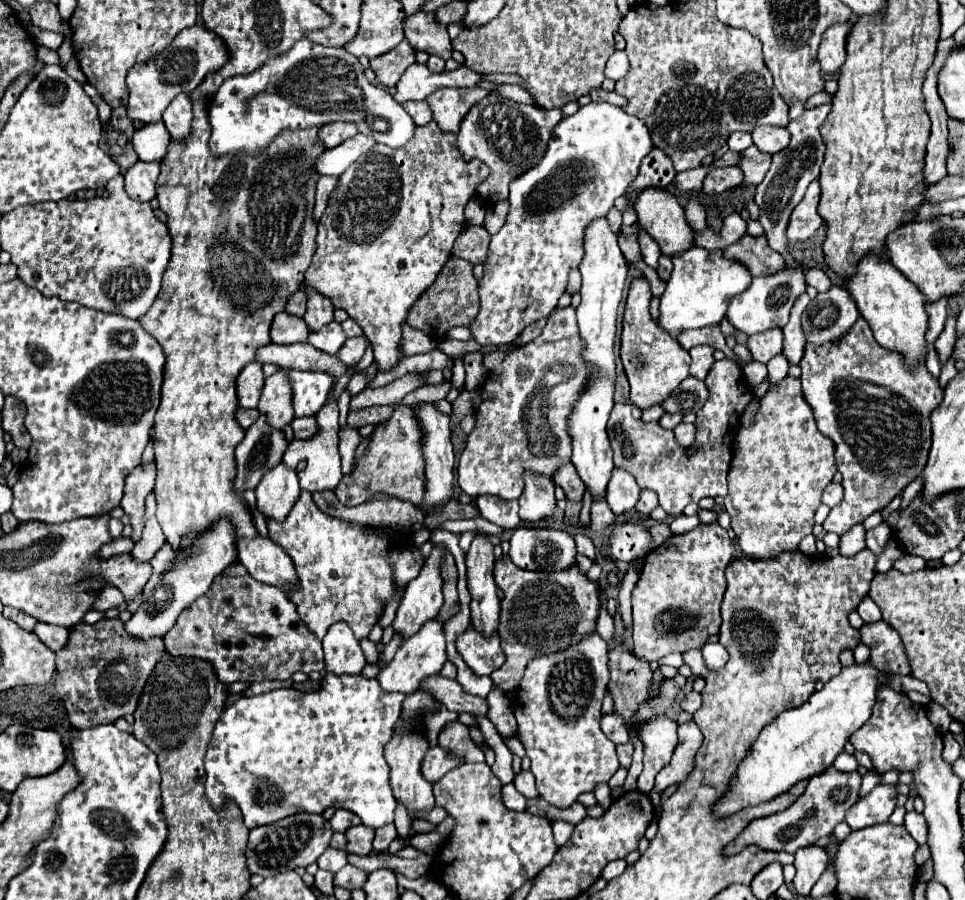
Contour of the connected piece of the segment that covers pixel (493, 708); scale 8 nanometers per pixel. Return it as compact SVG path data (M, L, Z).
M493 687L491 693L487 695L487 717L489 721L497 727L501 737L509 737L515 735L515 717L513 717L513 709L511 709L511 701L501 693L499 687Z

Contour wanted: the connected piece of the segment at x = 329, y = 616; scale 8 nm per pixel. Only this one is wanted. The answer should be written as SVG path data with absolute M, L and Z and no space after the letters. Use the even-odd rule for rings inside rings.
M307 491L301 493L295 509L283 523L267 521L267 529L269 539L287 551L295 563L301 589L289 599L297 605L301 621L319 639L337 621L345 621L357 639L367 637L381 611L379 599L389 601L395 595L391 565L387 563L387 547L393 543L361 533L361 527L355 523L321 513Z

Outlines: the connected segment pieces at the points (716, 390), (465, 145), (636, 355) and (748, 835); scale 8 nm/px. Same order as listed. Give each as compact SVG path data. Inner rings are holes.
M731 359L715 361L705 385L709 389L709 399L697 413L697 435L693 445L687 449L679 447L673 431L665 431L659 423L633 419L631 405L627 403L615 403L607 423L615 467L627 469L637 479L639 487L653 489L659 495L659 505L673 517L681 515L687 503L697 503L703 497L727 495L733 433L739 431L743 409L753 399L751 389L747 389L743 383L741 369Z
M487 95L483 101L479 101L469 109L469 113L463 117L459 125L457 147L467 161L475 157L491 169L489 177L477 185L477 195L485 203L507 199L509 181L519 173L531 169L531 165L535 165L535 161L543 157L547 141L551 137L551 129L561 121L561 117L563 117L561 109L547 111L537 105L519 105L499 95ZM493 101L505 101L505 103L493 103Z
M645 277L633 279L627 295L625 317L623 317L623 335L621 335L621 361L631 385L631 403L639 409L649 409L661 405L677 385L689 377L689 353L677 343L669 333L659 333L659 327L649 313L651 289Z
M829 767L821 775L815 775L809 781L805 793L791 807L787 807L779 813L773 813L769 817L751 821L747 825L747 829L731 845L727 845L725 853L729 853L729 855L739 853L743 847L747 847L751 843L755 843L763 849L769 849L769 851L795 853L795 849L815 843L817 839L833 833L833 829L845 819L847 811L857 803L859 789L861 789L861 775L857 771L841 773L833 767Z

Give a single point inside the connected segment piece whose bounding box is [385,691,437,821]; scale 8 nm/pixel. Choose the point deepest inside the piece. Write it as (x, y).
(406, 750)

